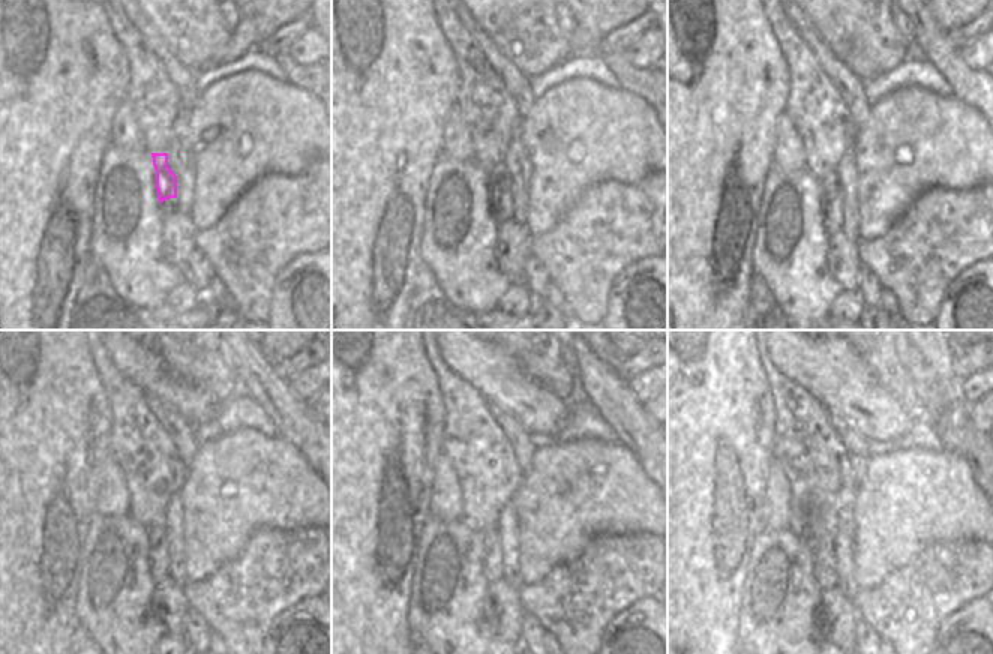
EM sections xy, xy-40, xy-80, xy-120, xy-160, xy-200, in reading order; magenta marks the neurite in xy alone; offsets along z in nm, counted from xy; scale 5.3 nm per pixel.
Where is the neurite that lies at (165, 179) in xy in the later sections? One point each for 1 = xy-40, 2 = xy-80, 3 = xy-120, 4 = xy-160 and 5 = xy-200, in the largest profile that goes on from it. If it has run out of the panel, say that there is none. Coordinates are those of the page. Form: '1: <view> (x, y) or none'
1: xy-40 (498, 180)
2: xy-80 (831, 195)
3: xy-120 (156, 540)
4: xy-160 (492, 569)
5: xy-200 (824, 572)

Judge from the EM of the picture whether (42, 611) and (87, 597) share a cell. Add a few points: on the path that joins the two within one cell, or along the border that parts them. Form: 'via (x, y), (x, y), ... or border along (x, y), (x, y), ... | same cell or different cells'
border along (81, 567), (75, 596), (74, 626) | different cells

